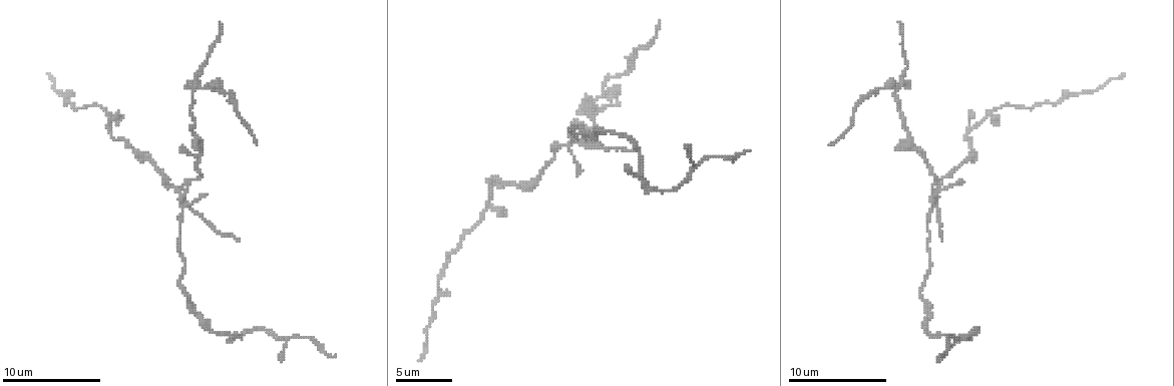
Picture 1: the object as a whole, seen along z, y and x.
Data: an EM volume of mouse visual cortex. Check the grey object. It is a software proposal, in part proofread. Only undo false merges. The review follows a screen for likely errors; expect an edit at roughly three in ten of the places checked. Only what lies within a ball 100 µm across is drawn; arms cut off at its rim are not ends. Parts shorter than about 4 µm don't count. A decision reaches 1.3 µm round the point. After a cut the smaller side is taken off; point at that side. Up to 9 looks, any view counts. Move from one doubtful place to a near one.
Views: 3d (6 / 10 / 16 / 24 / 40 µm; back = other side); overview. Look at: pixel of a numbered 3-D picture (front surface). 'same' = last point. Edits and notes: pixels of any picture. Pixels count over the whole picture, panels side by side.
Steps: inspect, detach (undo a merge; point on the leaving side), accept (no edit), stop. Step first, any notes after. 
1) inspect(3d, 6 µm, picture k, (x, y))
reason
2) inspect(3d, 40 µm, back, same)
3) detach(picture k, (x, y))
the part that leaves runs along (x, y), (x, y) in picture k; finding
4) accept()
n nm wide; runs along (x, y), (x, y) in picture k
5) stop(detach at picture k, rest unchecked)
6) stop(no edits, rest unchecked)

inspect(3d, 10 µm, picture 1, (201, 150))
sudden change in width

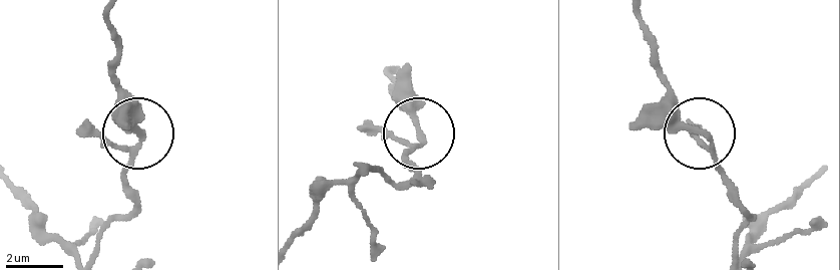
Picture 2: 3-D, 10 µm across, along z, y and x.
inspect(3d, 6 µm, picture 2, (137, 137))
zoom in

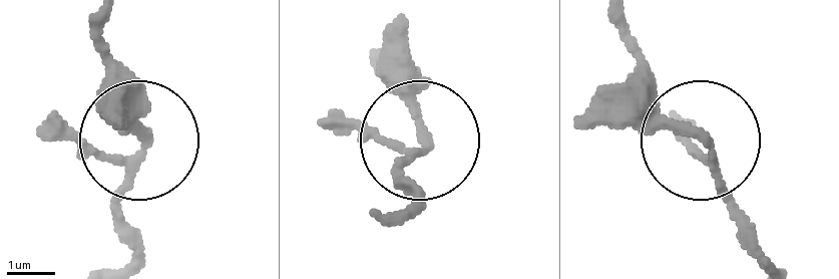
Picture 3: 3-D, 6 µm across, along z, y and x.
accept()
3 arms; continuous, no second cell

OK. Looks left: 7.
inspect(3d, 16 µm, picture 1, (182, 196))

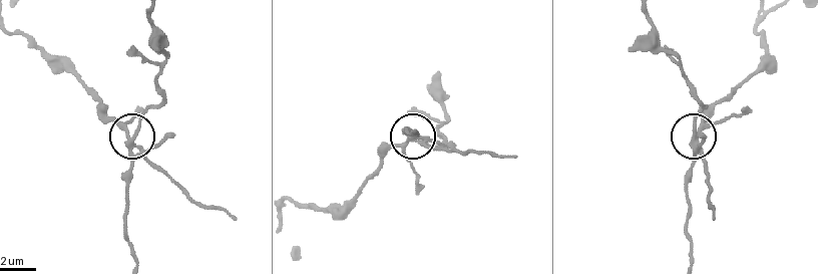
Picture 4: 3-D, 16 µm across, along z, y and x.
inspect(3d, 6 µm, picture 4, (131, 135))

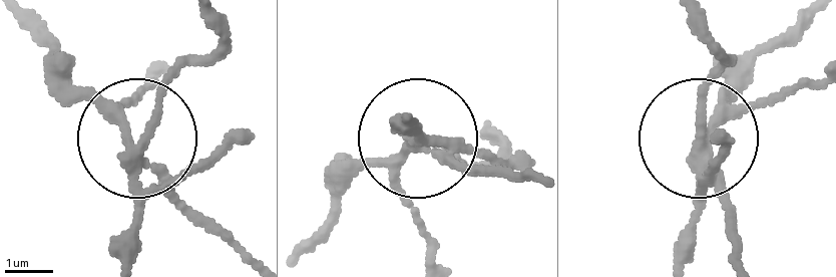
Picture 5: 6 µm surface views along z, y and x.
detach(picture 5, (98, 99))
side arm 28 µm; 4 arms; two cells meet here

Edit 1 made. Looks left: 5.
inspect(overview)

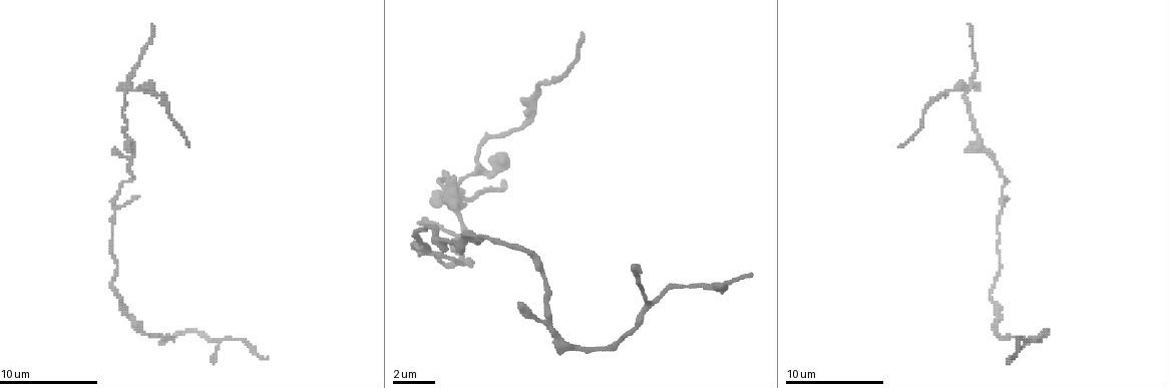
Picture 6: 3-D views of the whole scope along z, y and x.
inspect(3d, 16 µm, picture 6, (131, 89))
four-way junction

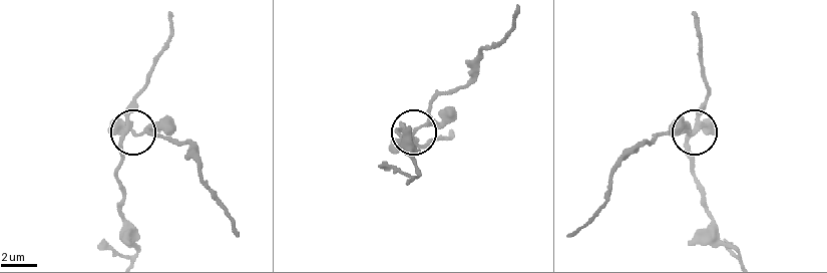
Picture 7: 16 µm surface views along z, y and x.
detach(picture 7, (429, 120))
the part that leaves runs along (699, 126), (637, 148), (612, 174), (605, 201), (574, 231) in picture 7; a second cell is stuck on

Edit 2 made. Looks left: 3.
inspect(3d, 16 µm, picture 6, (577, 348))
thick turns thin

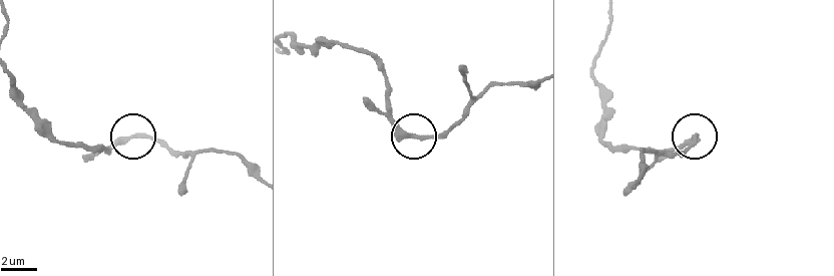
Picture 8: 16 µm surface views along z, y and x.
inspect(3d, 6 µm, picture 8, (129, 136))
closer look

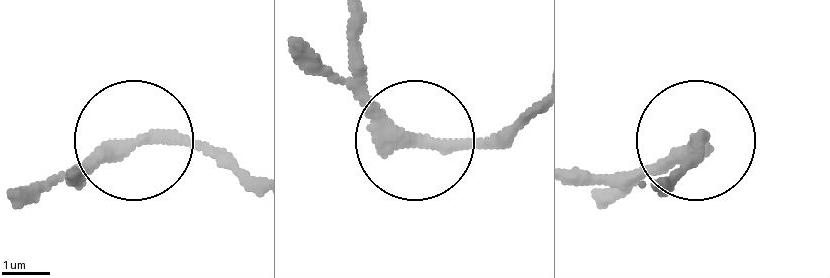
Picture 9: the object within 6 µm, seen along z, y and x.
accept()
250 nm wide; runs along (351, 23), (371, 95), (399, 131), (423, 144), (514, 135) in picture 9; one cell here

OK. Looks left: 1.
stop(detach at picture 5, detach at picture 7, rest unchecked)

